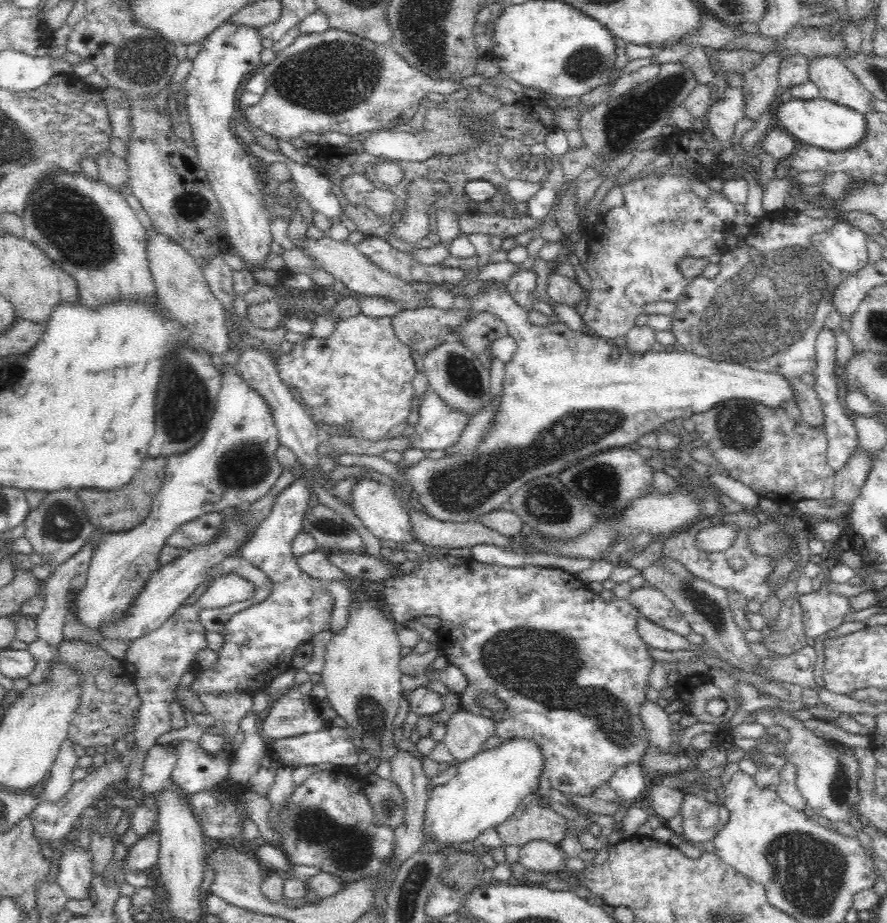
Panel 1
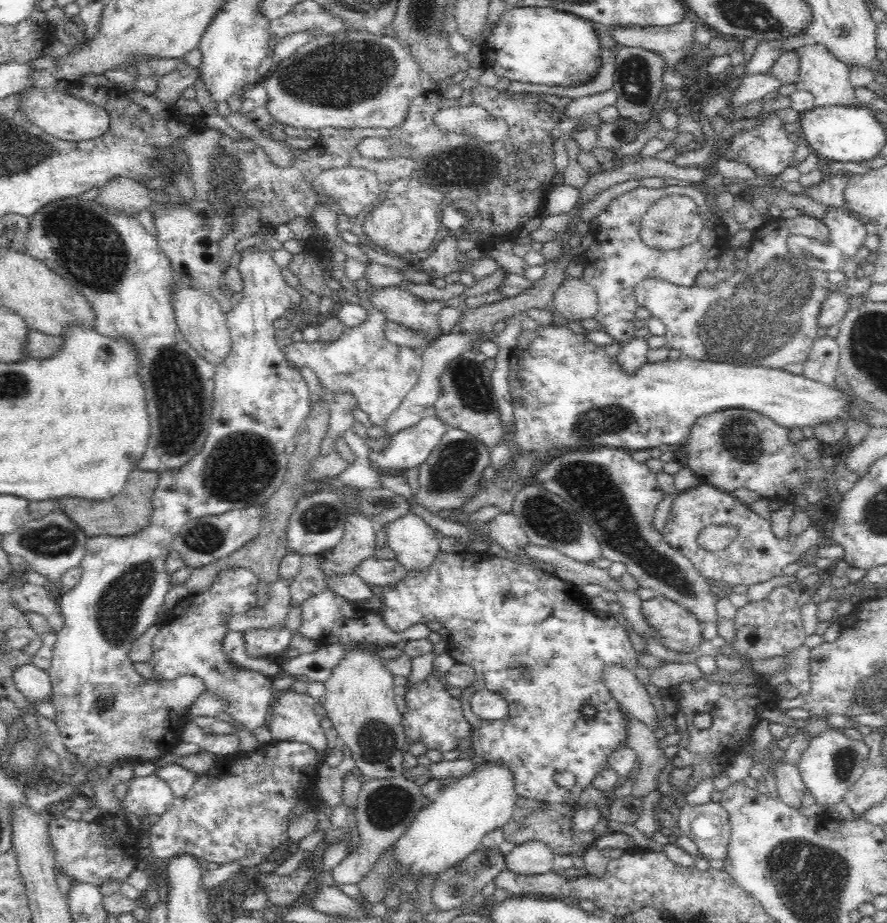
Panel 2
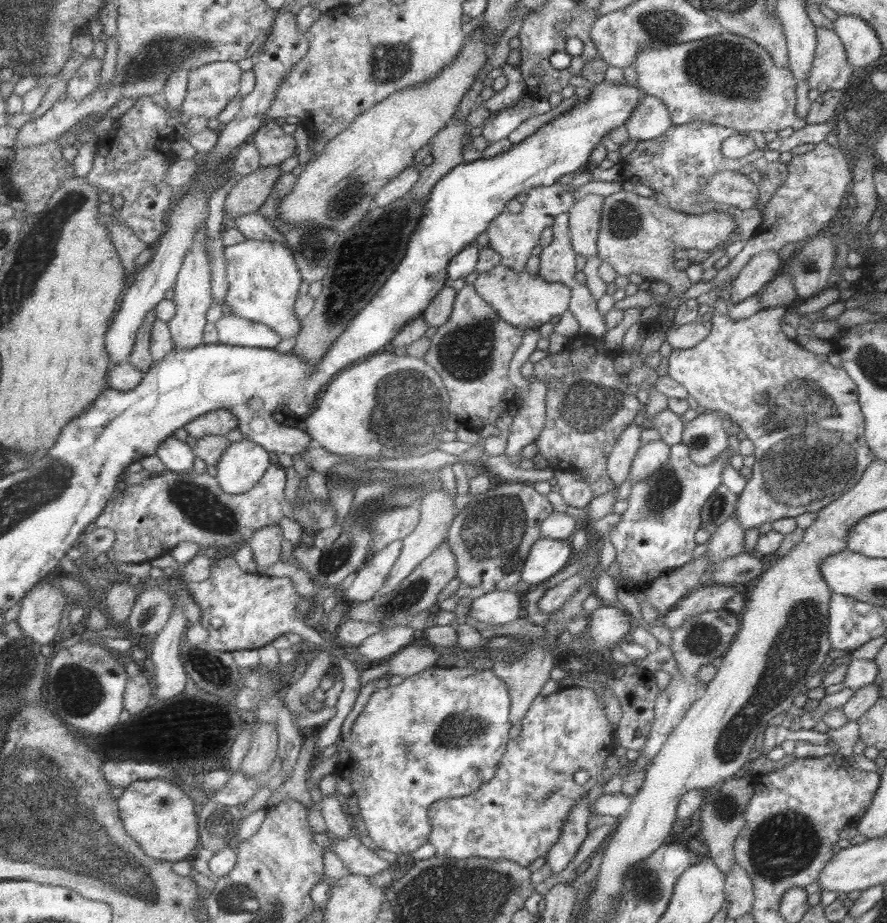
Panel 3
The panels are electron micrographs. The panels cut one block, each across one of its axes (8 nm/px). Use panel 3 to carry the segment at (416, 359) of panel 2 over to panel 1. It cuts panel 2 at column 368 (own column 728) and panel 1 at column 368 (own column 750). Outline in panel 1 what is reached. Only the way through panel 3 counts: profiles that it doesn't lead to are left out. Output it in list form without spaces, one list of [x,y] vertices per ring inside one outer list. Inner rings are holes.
[[[360,312],[356,316],[350,316],[350,318],[338,321],[335,325],[336,330],[334,330],[332,336],[328,336],[328,338],[311,337],[306,342],[298,342],[298,344],[294,344],[293,350],[289,354],[282,353],[276,362],[274,362],[280,381],[286,387],[290,388],[290,390],[295,389],[298,392],[302,400],[300,404],[304,407],[306,413],[312,417],[318,428],[321,425],[329,427],[337,426],[342,429],[342,436],[358,437],[376,442],[390,438],[388,435],[392,428],[407,420],[410,410],[412,410],[410,402],[412,402],[412,394],[414,394],[412,379],[417,371],[414,367],[414,360],[411,358],[411,349],[396,337],[396,332],[391,322],[392,319],[390,316],[366,316]],[[354,477],[357,484],[350,492],[349,505],[354,514],[362,520],[364,526],[370,529],[370,532],[381,540],[394,540],[394,542],[410,542],[414,539],[410,521],[408,521],[408,510],[399,500],[398,494],[394,488],[373,480],[373,478]]]

